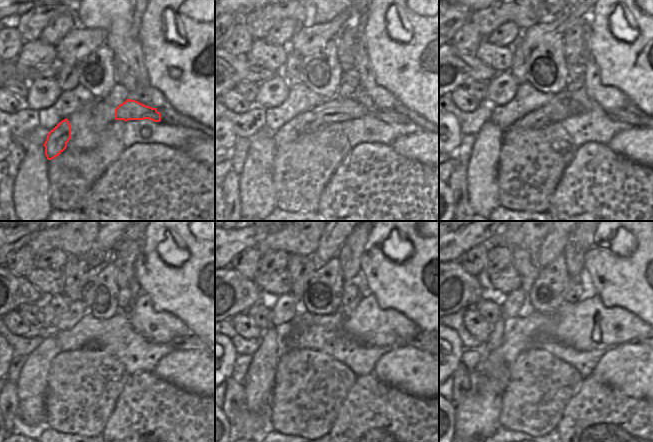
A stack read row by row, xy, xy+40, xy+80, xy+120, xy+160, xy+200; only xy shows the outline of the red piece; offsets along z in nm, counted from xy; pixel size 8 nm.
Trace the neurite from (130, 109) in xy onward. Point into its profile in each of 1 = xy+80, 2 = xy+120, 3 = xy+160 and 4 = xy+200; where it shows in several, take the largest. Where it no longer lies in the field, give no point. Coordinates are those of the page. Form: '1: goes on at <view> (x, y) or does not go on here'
1: goes on at xy+80 (555, 111)
2: goes on at xy+120 (190, 341)
3: goes on at xy+160 (418, 341)
4: goes on at xy+200 (642, 340)

